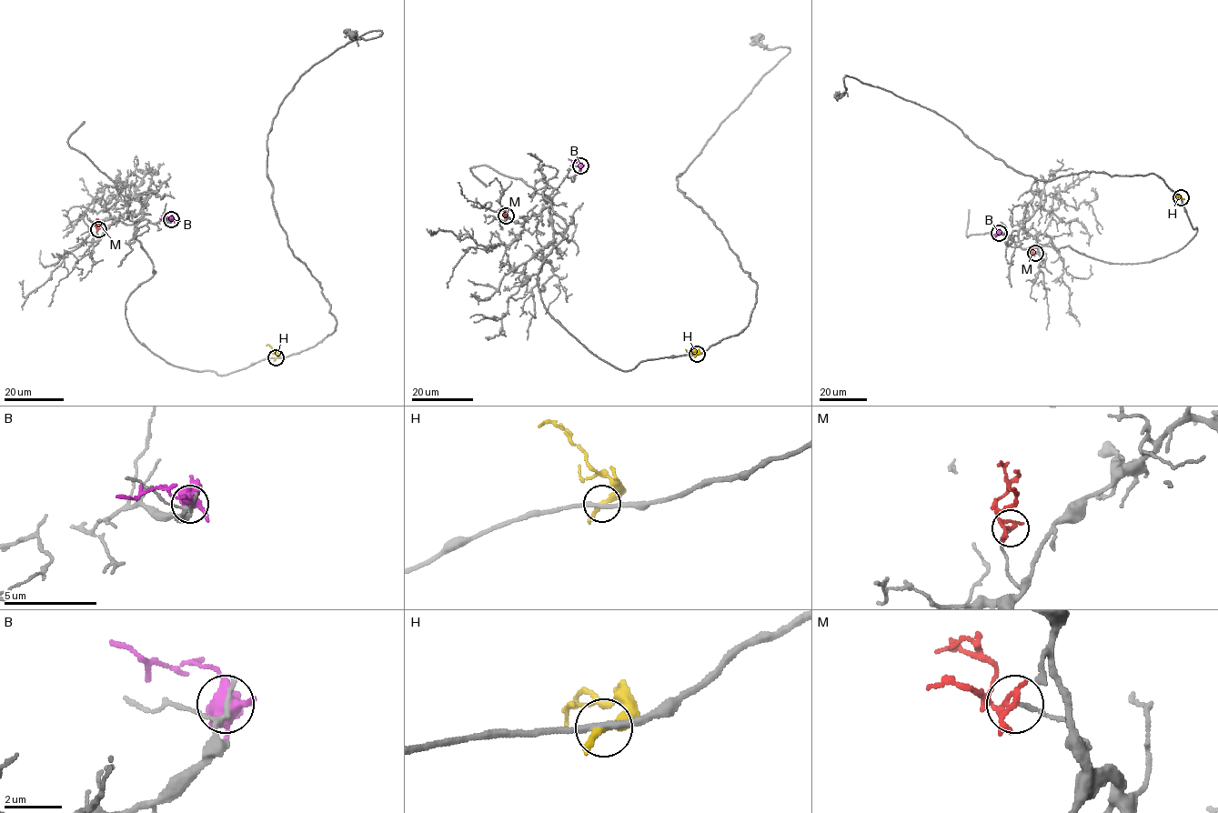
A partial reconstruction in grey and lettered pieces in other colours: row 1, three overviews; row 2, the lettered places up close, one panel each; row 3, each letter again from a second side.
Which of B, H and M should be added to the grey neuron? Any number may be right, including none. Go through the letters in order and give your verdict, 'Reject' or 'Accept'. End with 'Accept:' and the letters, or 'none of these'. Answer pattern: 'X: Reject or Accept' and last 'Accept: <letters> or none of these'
B: Reject
H: Reject
M: Reject
Accept: none of these

